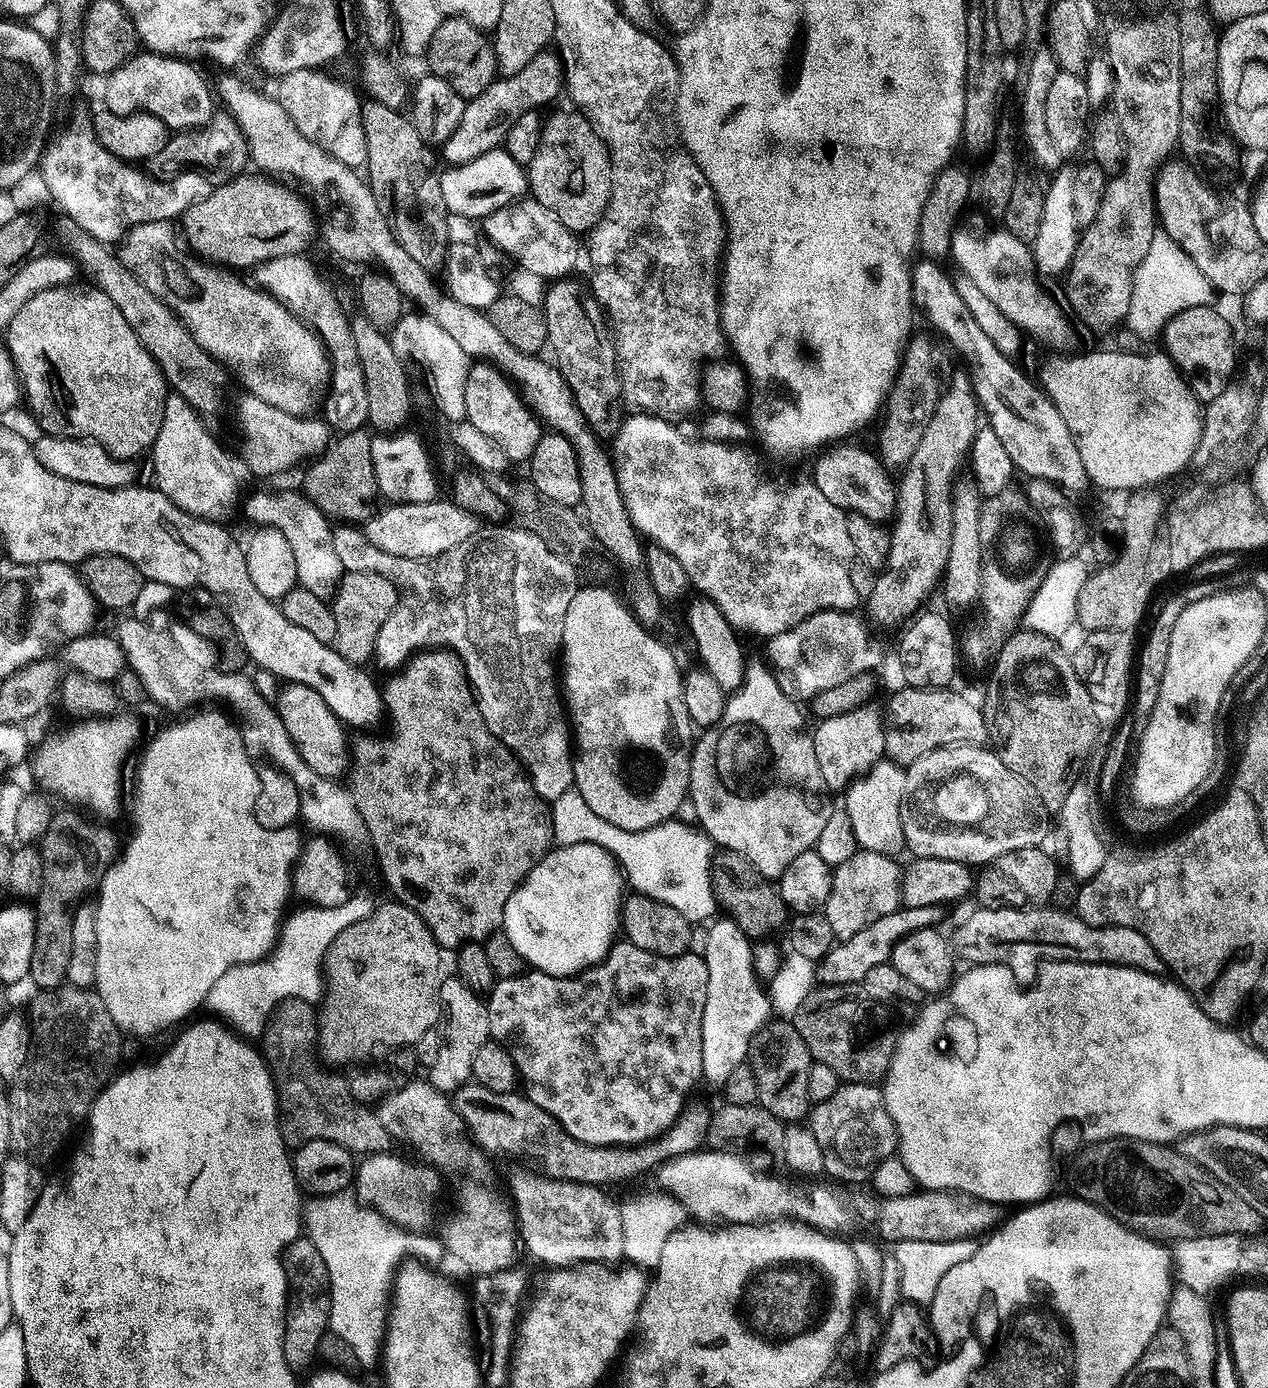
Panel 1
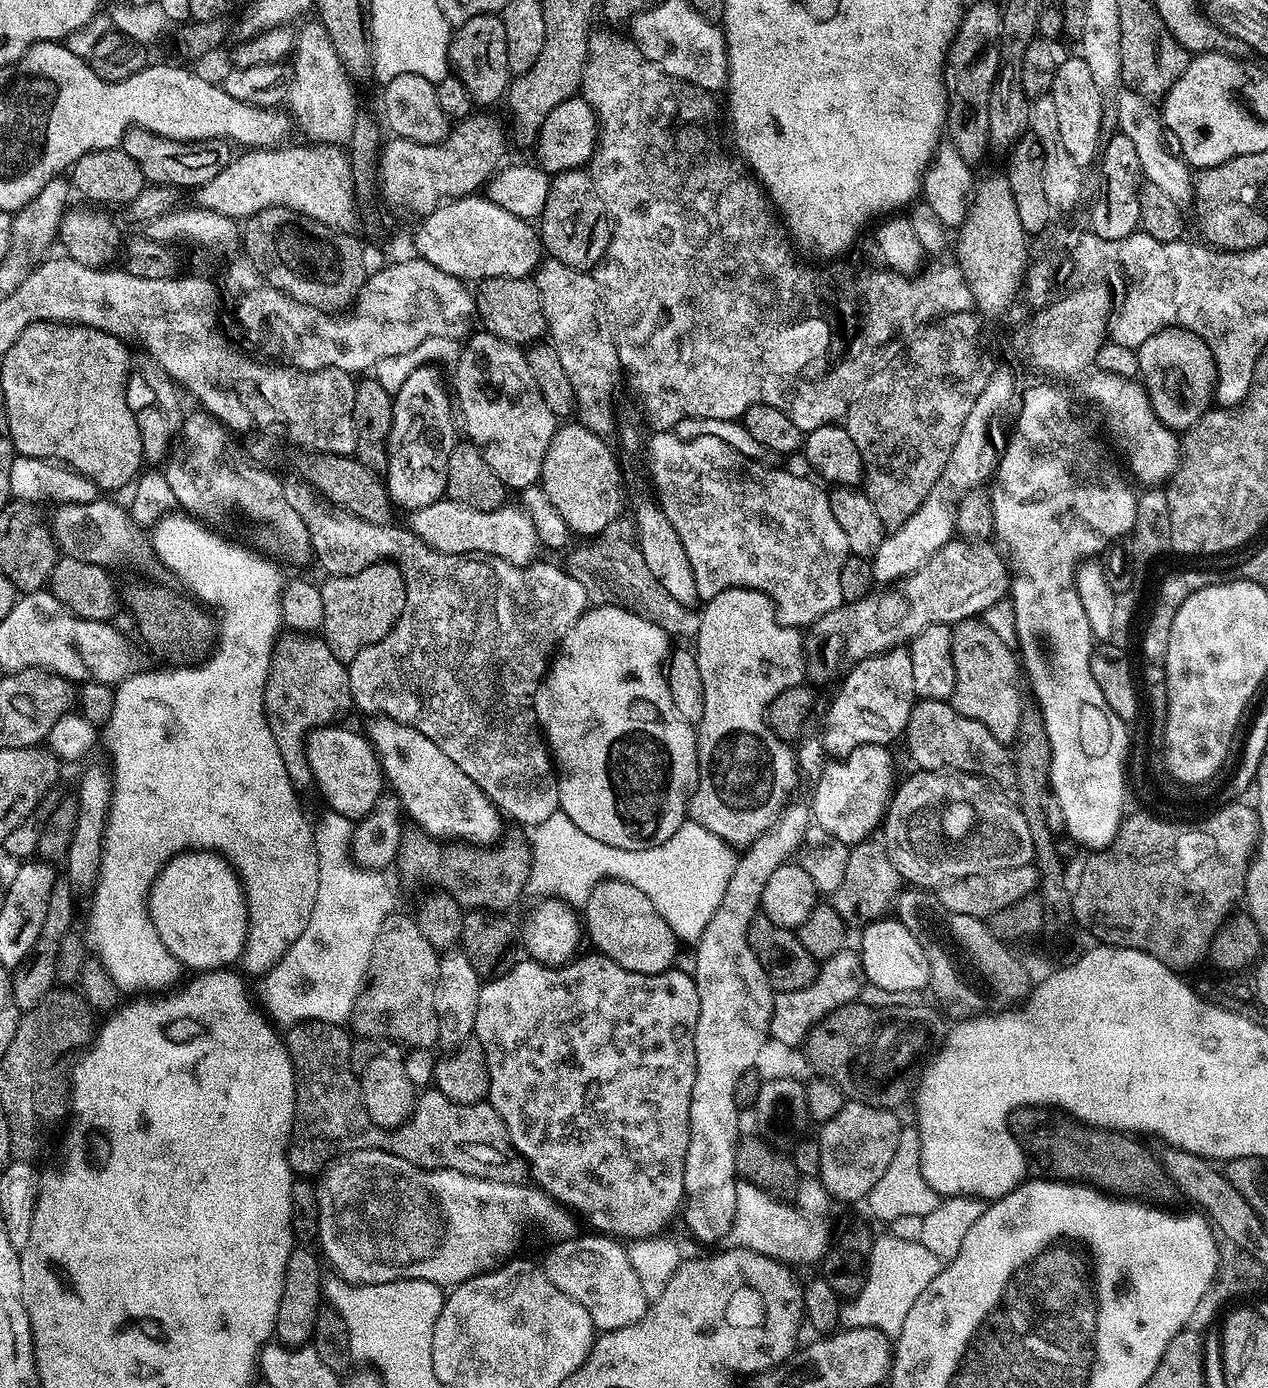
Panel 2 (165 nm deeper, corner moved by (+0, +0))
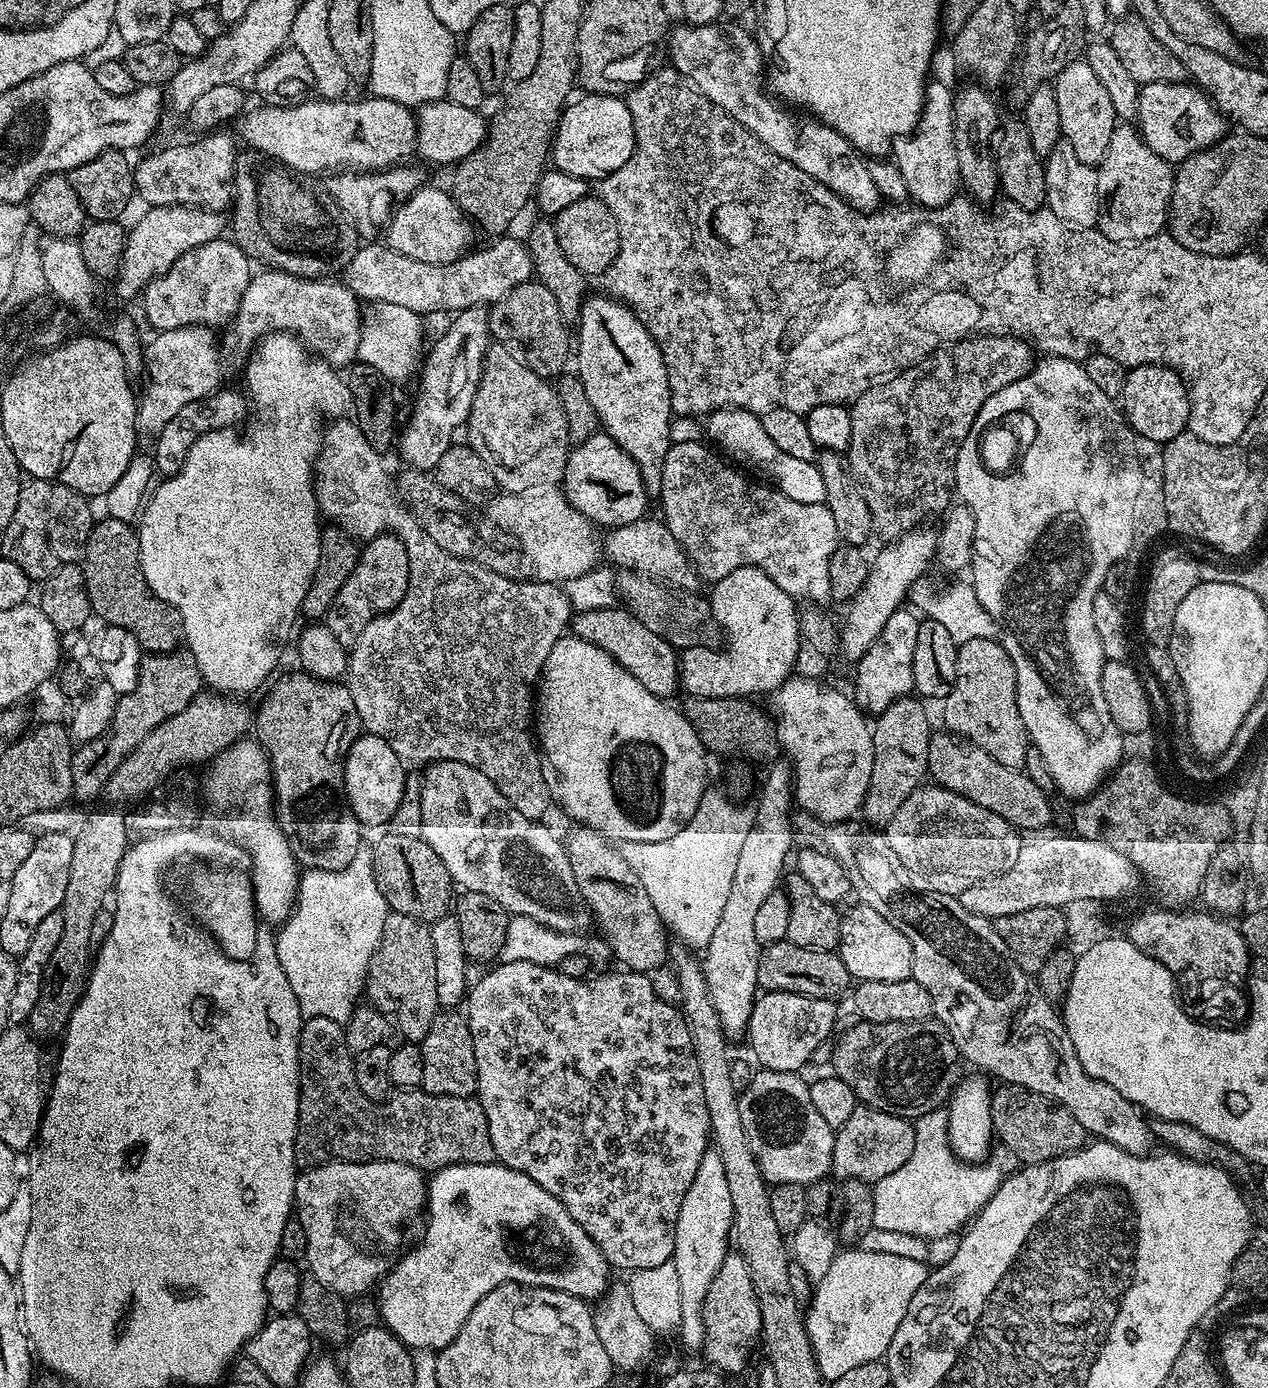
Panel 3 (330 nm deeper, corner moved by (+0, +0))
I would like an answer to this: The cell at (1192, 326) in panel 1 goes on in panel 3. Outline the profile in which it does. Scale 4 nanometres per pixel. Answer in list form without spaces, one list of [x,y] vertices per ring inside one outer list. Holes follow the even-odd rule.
[[[1139,364],[1136,368],[1127,369],[1128,377],[1122,386],[1119,399],[1122,401],[1122,411],[1128,425],[1141,441],[1153,440],[1153,445],[1163,446],[1173,440],[1178,434],[1182,434],[1188,427],[1188,415],[1190,414],[1189,390],[1184,384],[1180,373],[1169,368],[1167,364]]]

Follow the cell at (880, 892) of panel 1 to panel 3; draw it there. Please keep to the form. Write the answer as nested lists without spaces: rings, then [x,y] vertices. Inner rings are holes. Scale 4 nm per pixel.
[[[919,699],[896,700],[886,711],[879,713],[871,725],[874,762],[868,789],[862,805],[863,823],[886,826],[898,814],[908,795],[925,783],[928,776],[928,712]]]

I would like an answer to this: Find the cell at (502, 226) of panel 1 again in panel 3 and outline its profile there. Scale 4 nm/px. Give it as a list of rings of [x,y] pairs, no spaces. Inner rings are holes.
[[[422,186],[393,211],[387,225],[386,244],[398,254],[418,262],[450,264],[469,251],[473,225],[447,191]]]

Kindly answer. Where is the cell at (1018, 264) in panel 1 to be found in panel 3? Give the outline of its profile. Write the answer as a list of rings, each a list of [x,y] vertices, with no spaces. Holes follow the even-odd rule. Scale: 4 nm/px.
[[[929,79],[924,86],[924,109],[916,129],[900,137],[890,148],[898,170],[902,170],[902,178],[906,178],[909,197],[926,208],[940,208],[957,199],[961,187],[958,150],[954,150],[953,95],[953,89],[948,89],[942,81]]]

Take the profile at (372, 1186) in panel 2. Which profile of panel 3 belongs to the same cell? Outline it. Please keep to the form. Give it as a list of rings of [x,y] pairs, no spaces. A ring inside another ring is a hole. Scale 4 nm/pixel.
[[[334,1160],[330,1164],[318,1164],[314,1168],[301,1171],[296,1178],[296,1198],[294,1201],[294,1216],[300,1221],[306,1232],[306,1265],[307,1271],[318,1278],[330,1290],[340,1293],[345,1298],[356,1296],[364,1292],[368,1287],[375,1285],[387,1273],[388,1269],[396,1263],[400,1248],[400,1227],[407,1220],[412,1220],[416,1215],[423,1213],[426,1208],[426,1176],[423,1171],[402,1162],[390,1162],[389,1160],[367,1160],[359,1164],[353,1160]]]

